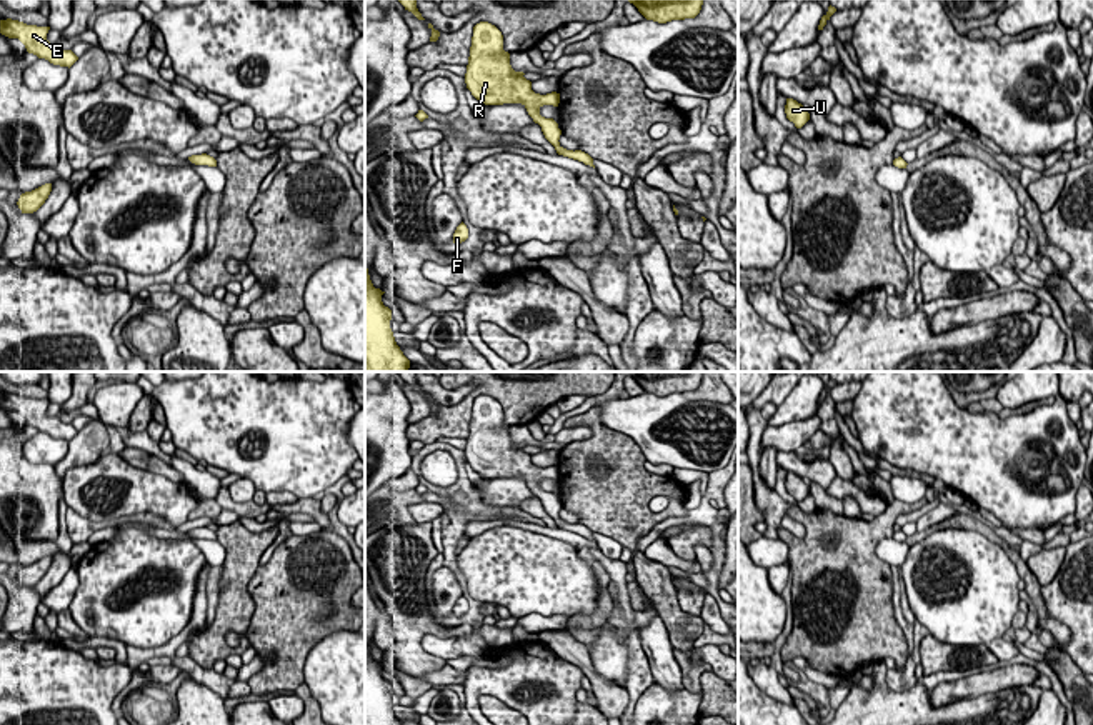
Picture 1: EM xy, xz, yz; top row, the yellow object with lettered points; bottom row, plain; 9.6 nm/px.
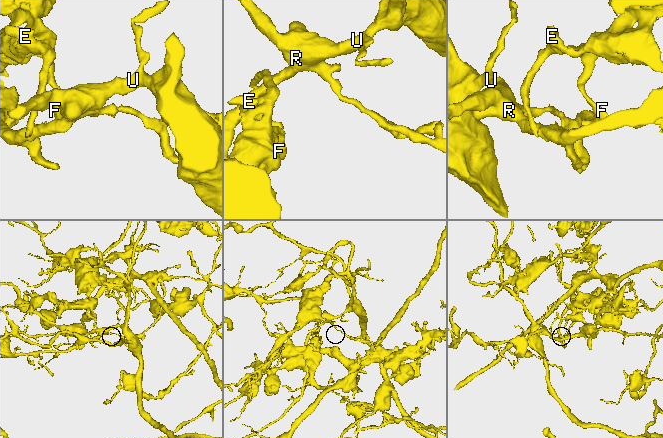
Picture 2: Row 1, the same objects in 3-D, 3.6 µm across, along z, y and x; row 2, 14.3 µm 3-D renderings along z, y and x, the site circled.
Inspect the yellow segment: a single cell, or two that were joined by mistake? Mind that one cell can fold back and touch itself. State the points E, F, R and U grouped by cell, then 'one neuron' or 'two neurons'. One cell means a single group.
E F / R U | two neurons

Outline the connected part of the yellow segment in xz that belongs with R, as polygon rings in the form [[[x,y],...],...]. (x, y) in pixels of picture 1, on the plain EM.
[[[488,395],[477,397],[465,447],[465,457],[472,468],[480,478],[522,477],[558,528],[583,535],[588,527],[563,522],[558,515],[561,508],[558,497],[540,488],[543,478],[558,480],[560,467],[535,467],[532,455],[523,448],[512,442],[510,427],[503,423],[502,405]]]

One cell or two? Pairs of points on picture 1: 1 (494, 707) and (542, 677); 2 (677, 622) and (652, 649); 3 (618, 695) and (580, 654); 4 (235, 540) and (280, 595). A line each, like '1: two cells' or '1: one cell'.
1: two cells
2: two cells
3: one cell
4: two cells

